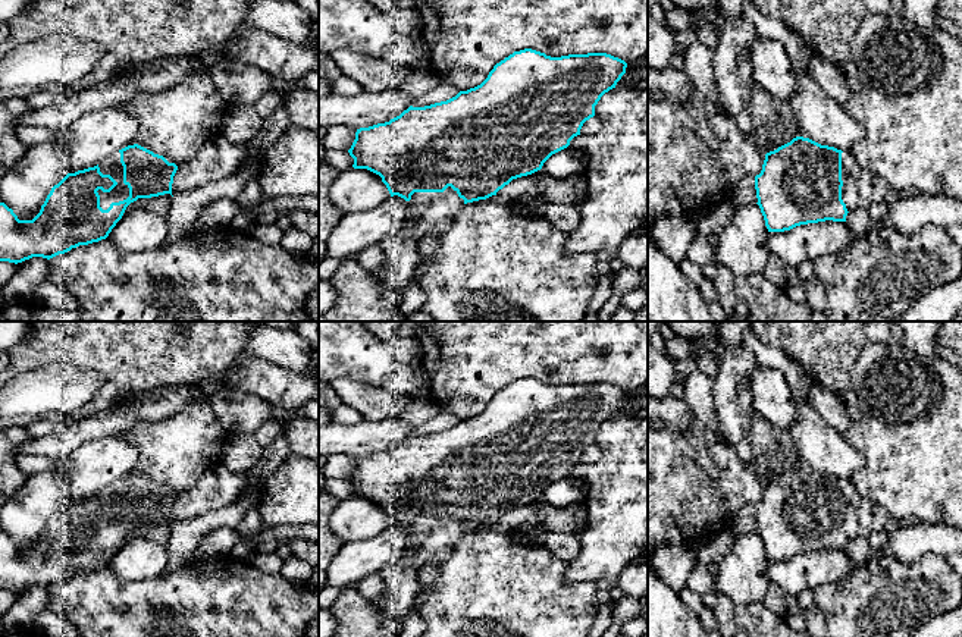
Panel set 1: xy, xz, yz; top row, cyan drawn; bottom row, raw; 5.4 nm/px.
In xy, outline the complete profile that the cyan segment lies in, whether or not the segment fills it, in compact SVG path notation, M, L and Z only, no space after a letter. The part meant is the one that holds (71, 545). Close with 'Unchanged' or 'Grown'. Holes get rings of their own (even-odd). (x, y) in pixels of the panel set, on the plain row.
M134 473L94 496L68 502L32 549L19 549L0 531L0 590L50 589L106 568L131 531L172 524L176 499L163 484Z. Grown

